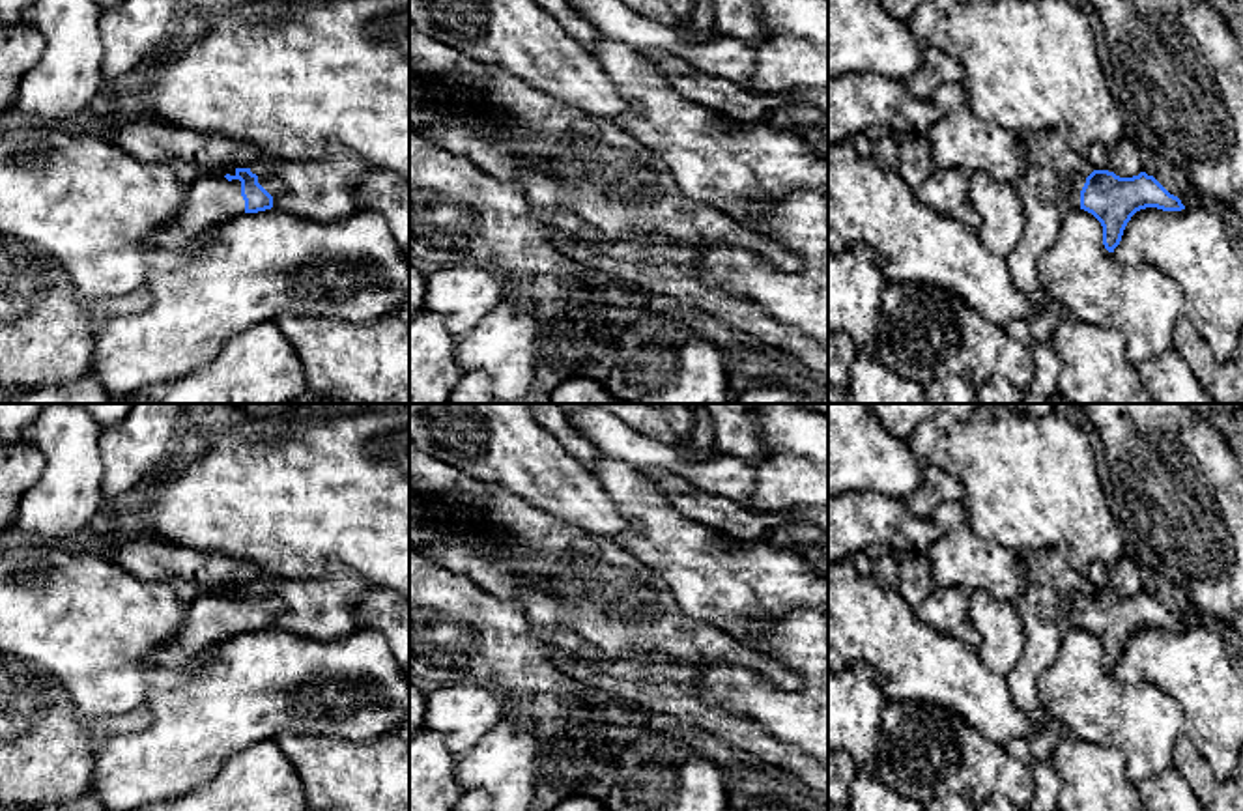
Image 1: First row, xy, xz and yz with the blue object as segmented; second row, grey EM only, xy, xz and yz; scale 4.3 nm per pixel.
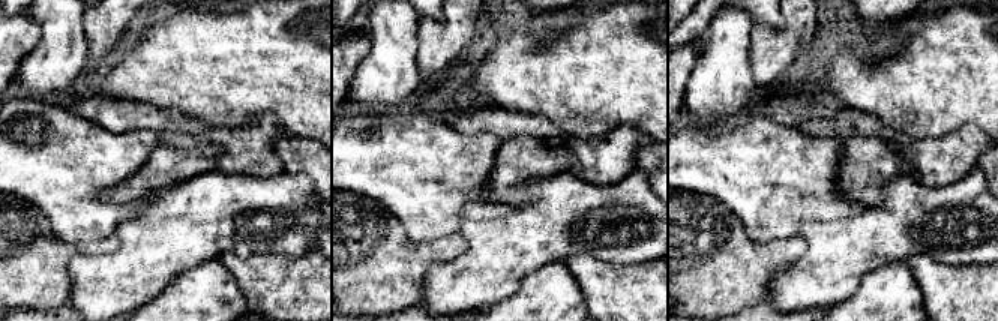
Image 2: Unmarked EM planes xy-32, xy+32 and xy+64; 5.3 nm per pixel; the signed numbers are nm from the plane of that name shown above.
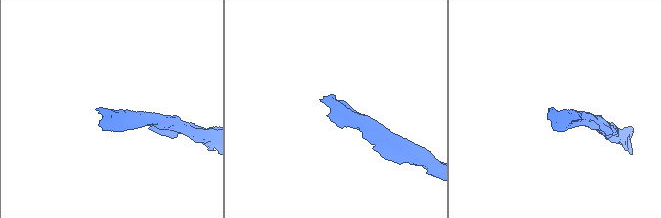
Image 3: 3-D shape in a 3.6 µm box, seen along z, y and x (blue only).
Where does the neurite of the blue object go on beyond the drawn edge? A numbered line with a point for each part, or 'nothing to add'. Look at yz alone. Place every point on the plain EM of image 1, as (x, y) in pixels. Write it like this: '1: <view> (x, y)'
1: yz (1071, 619)

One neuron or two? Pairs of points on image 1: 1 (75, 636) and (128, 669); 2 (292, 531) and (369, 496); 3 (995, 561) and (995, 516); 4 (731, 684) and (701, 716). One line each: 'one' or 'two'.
1: one
2: one
3: two
4: two

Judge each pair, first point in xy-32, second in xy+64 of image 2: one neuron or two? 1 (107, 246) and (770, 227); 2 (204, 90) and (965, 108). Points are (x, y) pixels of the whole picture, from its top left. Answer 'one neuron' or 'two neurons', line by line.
1: two neurons
2: one neuron

